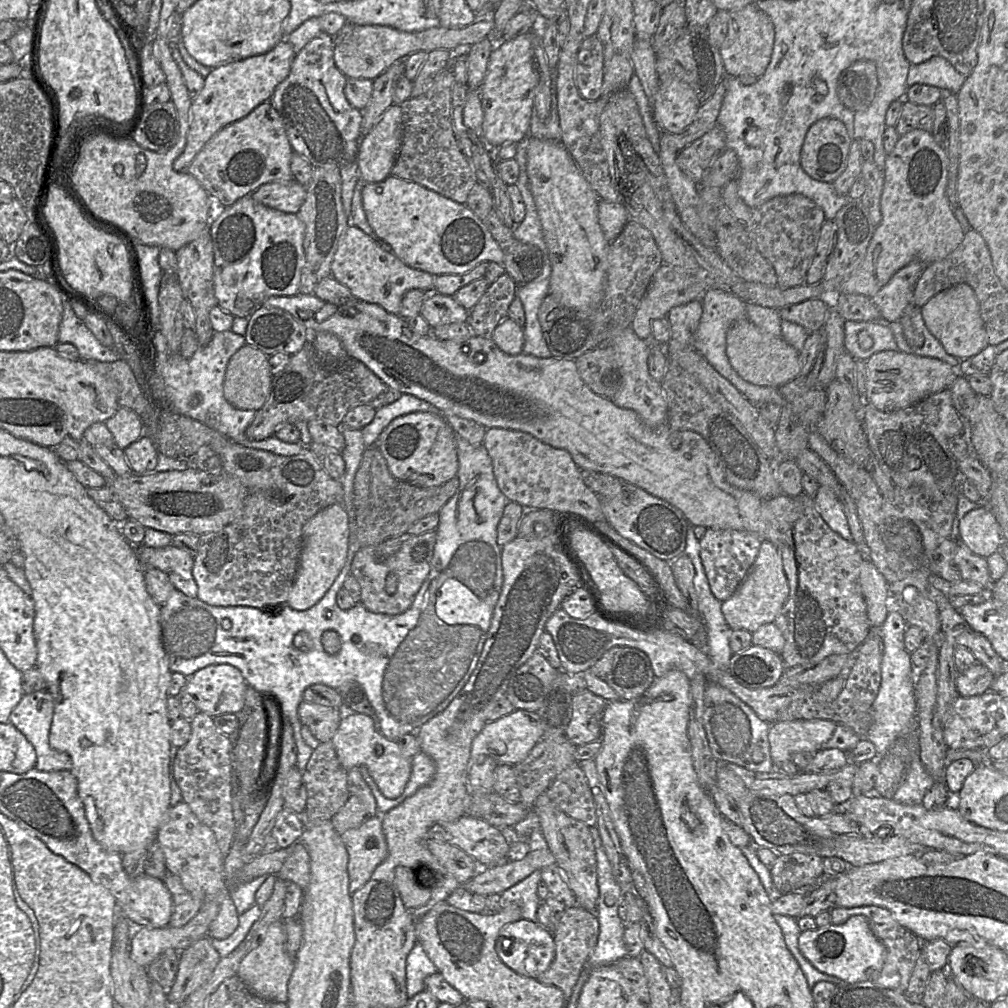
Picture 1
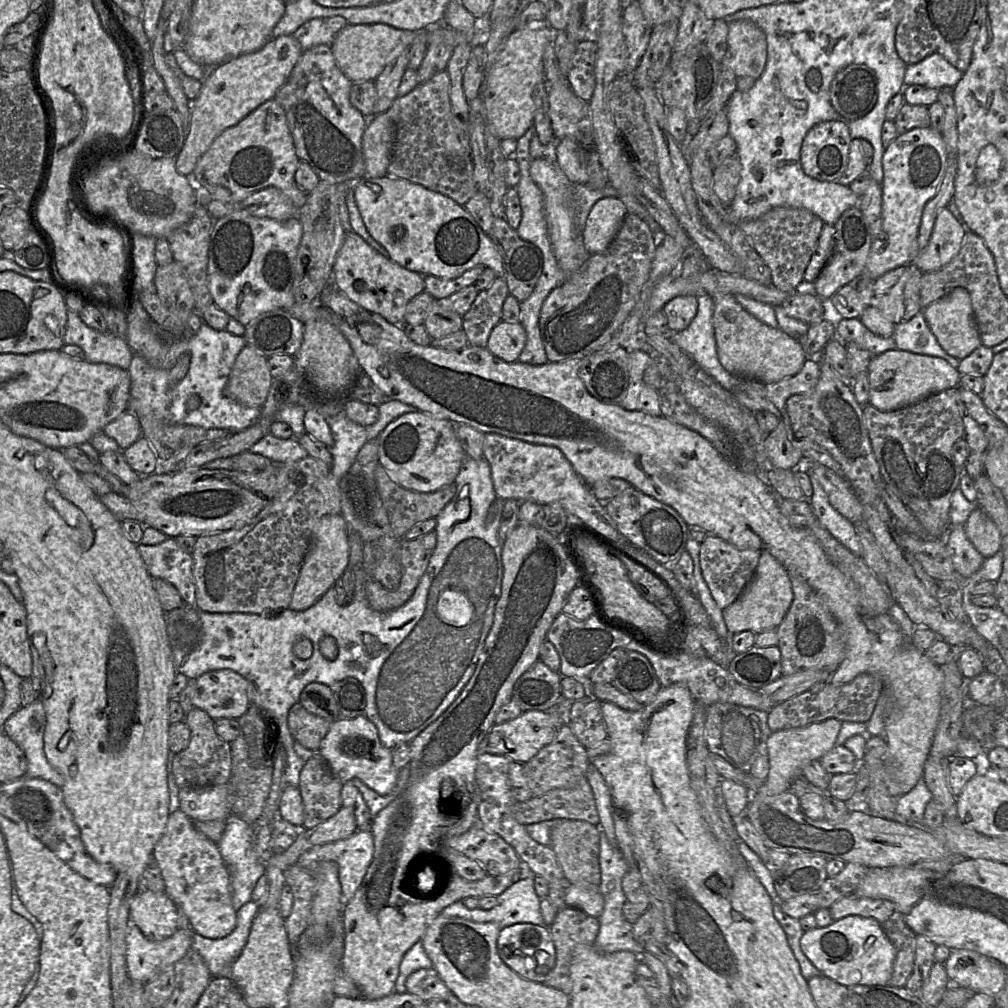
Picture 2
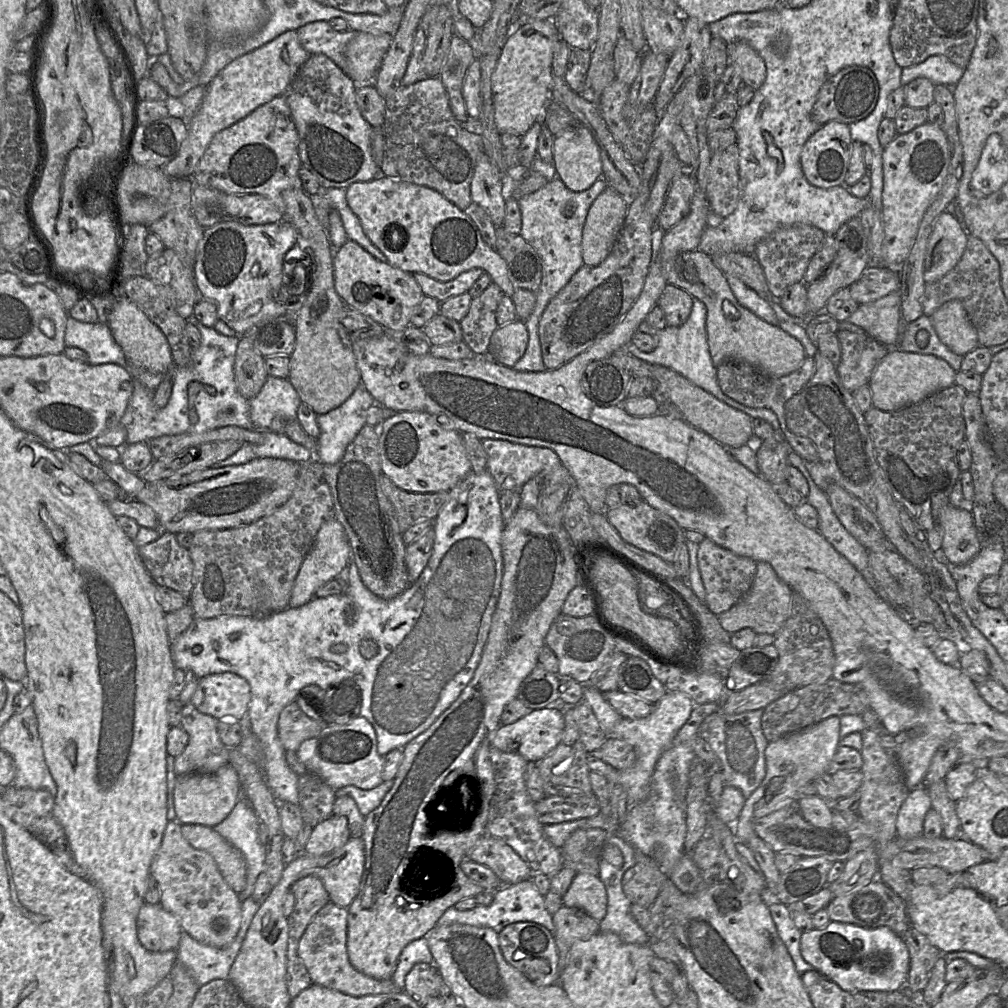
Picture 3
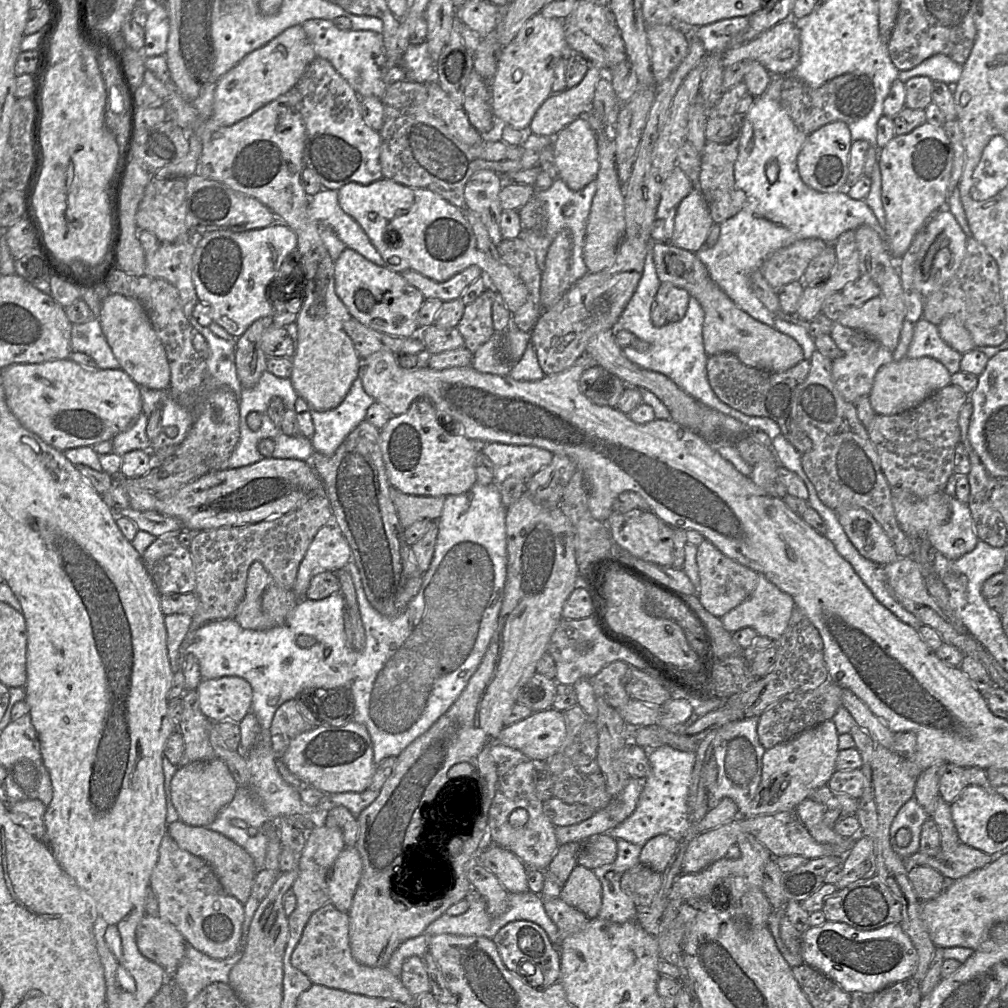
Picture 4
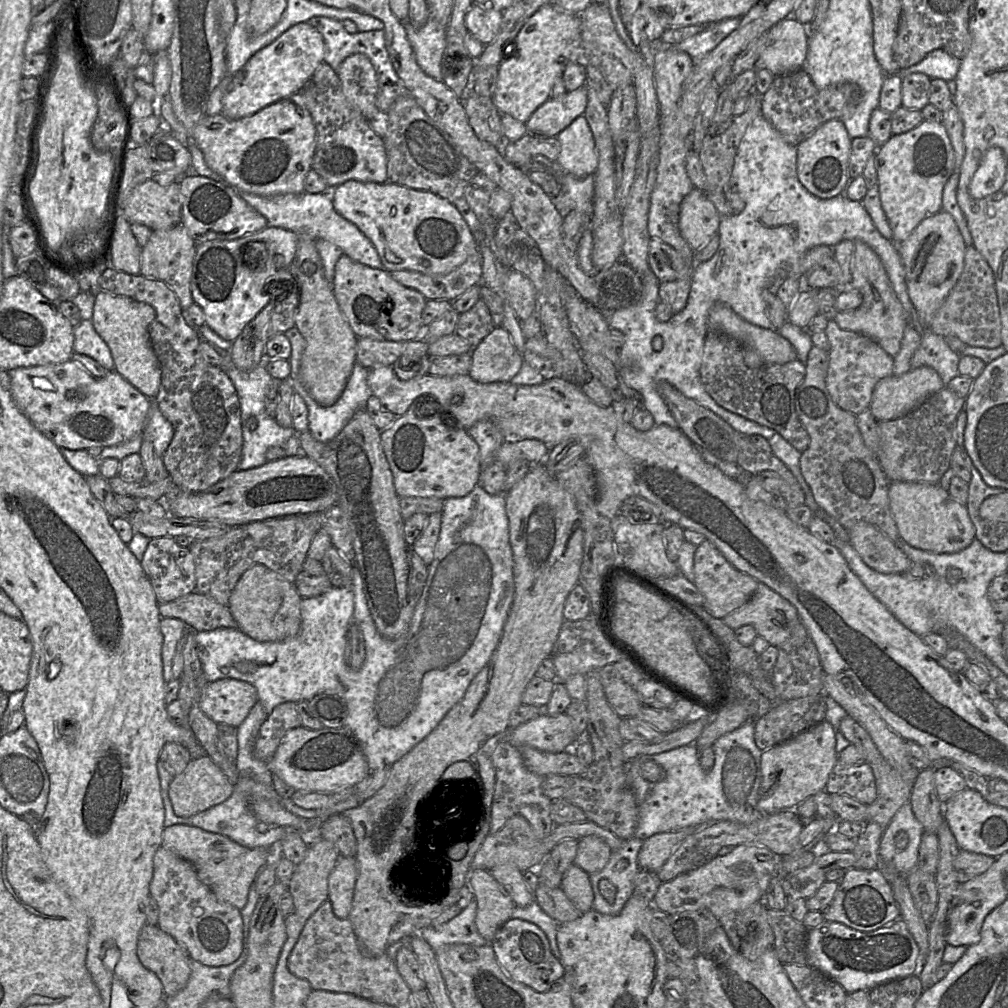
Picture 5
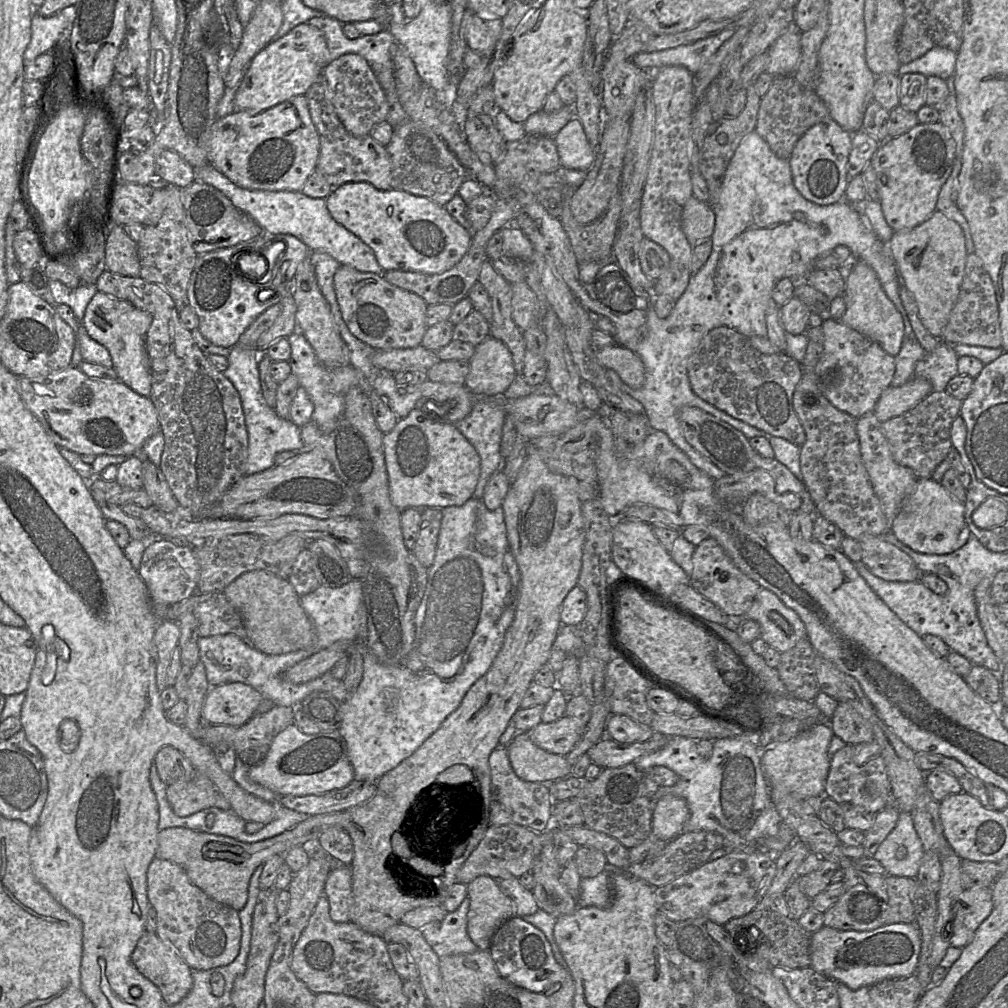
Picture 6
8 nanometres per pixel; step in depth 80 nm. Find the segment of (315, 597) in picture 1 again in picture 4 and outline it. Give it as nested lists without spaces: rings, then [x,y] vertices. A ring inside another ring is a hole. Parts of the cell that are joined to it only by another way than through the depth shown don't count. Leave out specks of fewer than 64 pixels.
[[[336,524],[320,528],[301,561],[293,591],[300,600],[305,598],[311,579],[318,573],[337,573],[352,559],[352,550]]]

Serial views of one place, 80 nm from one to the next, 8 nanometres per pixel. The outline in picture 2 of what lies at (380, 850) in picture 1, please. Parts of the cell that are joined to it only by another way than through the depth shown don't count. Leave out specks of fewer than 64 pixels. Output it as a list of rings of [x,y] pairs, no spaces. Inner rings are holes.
[[[358,829],[349,838],[311,847],[299,857],[297,864],[311,871],[315,876],[315,869],[318,869],[321,863],[335,862],[338,865],[339,881],[341,884],[340,900],[346,906],[360,886],[372,861],[373,853],[374,839],[372,832],[370,829]]]

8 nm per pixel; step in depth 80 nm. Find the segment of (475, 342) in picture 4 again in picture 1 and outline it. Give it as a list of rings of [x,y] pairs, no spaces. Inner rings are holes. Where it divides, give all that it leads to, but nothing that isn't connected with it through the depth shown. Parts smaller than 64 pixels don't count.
[[[506,273],[491,283],[477,304],[468,311],[467,325],[473,336],[490,339],[498,324],[507,317],[518,286]]]

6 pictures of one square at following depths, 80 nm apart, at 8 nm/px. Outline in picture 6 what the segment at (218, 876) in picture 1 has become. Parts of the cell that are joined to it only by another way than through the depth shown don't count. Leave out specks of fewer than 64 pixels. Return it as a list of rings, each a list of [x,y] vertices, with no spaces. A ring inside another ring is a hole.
[[[155,857],[147,871],[147,897],[157,913],[156,934],[173,947],[192,970],[208,970],[230,964],[238,955],[241,941],[239,911],[209,898],[193,885],[177,864]]]

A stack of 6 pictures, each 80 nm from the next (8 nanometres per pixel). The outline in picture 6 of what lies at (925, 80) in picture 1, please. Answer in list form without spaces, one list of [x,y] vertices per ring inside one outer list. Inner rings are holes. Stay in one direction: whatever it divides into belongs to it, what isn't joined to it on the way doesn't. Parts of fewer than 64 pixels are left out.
[[[934,47],[920,58],[900,64],[897,74],[902,76],[909,72],[918,72],[926,77],[939,76],[948,79],[954,76],[956,70],[958,53],[944,47]]]

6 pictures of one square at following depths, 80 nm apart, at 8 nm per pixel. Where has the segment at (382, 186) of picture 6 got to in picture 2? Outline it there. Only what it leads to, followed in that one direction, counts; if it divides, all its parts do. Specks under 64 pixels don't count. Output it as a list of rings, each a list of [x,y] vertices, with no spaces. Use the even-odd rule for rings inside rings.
[[[321,44],[303,51],[289,78],[274,97],[285,111],[298,158],[310,165],[319,180],[336,185],[346,181],[364,179],[365,175],[362,137],[368,119],[350,102],[352,84],[339,69],[331,46]]]

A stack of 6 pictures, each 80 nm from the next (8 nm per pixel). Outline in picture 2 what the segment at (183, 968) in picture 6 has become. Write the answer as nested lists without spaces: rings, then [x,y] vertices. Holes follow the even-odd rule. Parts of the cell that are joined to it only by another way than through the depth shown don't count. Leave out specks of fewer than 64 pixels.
[[[141,888],[130,901],[130,920],[149,940],[162,941],[179,929],[177,909],[166,893]]]

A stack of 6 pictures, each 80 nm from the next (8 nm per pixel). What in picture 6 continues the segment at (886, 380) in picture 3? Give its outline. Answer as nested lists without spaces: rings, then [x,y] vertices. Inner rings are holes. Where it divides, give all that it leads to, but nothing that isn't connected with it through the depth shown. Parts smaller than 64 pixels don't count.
[[[913,377],[902,386],[886,388],[879,397],[873,413],[881,423],[886,422],[911,410],[932,392],[928,380]]]

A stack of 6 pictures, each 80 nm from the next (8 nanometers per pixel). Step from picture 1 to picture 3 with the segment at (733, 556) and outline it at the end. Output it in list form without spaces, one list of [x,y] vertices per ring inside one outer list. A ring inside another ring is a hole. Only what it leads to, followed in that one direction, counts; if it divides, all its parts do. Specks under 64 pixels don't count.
[[[707,537],[699,544],[697,562],[706,593],[704,604],[717,616],[729,610],[749,591],[756,575],[755,560],[739,556]]]

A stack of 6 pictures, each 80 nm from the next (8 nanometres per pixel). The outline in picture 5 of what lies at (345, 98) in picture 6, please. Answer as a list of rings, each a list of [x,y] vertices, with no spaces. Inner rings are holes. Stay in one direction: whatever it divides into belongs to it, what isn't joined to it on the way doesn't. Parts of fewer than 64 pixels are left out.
[[[357,53],[347,57],[337,71],[342,91],[348,102],[368,120],[379,109],[376,106],[378,80],[370,60]]]

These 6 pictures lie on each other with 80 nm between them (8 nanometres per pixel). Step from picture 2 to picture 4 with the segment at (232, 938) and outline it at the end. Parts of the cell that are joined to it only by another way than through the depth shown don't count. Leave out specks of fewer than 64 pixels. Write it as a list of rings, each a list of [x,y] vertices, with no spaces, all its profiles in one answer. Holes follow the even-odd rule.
[[[251,893],[244,904],[242,934],[236,952],[222,960],[213,959],[186,943],[185,955],[173,977],[173,985],[183,994],[184,1002],[190,1003],[206,986],[214,983],[228,983],[232,967],[244,954],[251,924],[259,901]]]

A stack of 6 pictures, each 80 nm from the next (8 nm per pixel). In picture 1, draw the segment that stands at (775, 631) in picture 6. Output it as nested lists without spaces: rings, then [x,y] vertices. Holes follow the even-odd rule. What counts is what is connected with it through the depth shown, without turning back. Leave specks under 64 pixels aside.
[[[762,541],[750,572],[734,594],[722,602],[722,612],[732,630],[747,630],[753,633],[762,625],[775,622],[789,597],[789,592],[779,548],[770,541]]]

